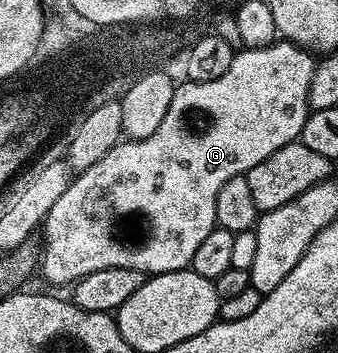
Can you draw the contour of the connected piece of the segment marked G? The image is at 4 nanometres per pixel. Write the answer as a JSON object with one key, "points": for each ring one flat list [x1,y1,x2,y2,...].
{"points":[[285,39,275,40,273,45,256,47,255,49,239,48,232,59,232,67,220,75,220,79,211,81,186,81,185,84,179,84,172,95,172,103,168,107,168,115,164,115,164,123,156,127,148,139,132,141,123,139,119,141,104,159,99,159,97,163,92,163,92,167,81,170,71,180,70,186,56,199,52,211,48,211,44,222,44,248,41,250,40,273,47,277,54,285,66,285,80,280,84,275,92,271,100,271,104,267,132,267,136,271,147,275,156,273,171,273,177,269,185,269,189,266,192,255,196,255,202,240,208,236,208,231,212,231,218,225,216,219,216,195,220,195,220,187,228,183,228,179,241,177,256,163,264,163,272,151,280,151,288,143,299,140,302,136,302,128,306,122,306,116,311,113,310,107,310,88,314,78,314,66,316,57,311,50,302,48,301,45,293,45,291,41]]}

